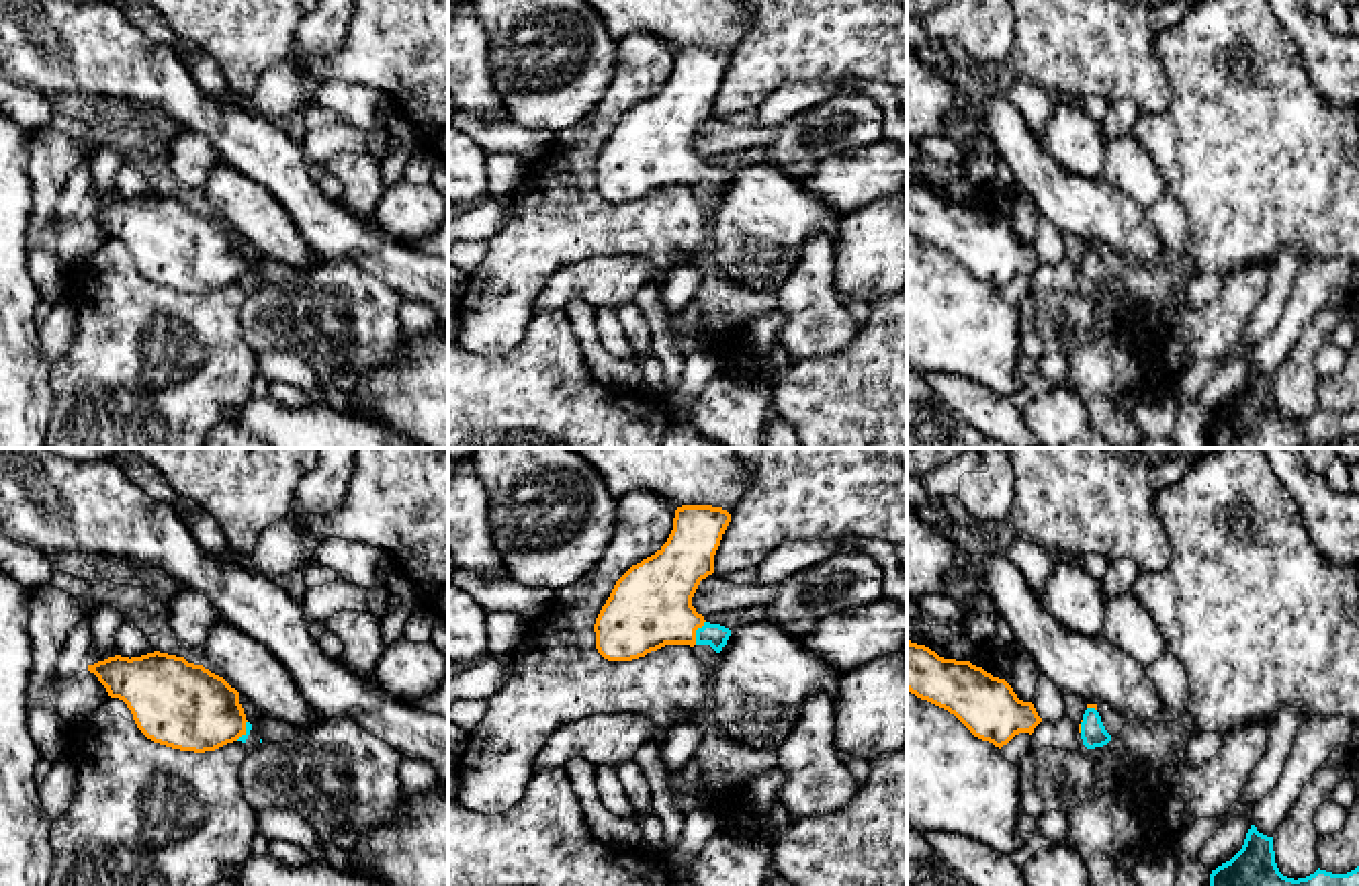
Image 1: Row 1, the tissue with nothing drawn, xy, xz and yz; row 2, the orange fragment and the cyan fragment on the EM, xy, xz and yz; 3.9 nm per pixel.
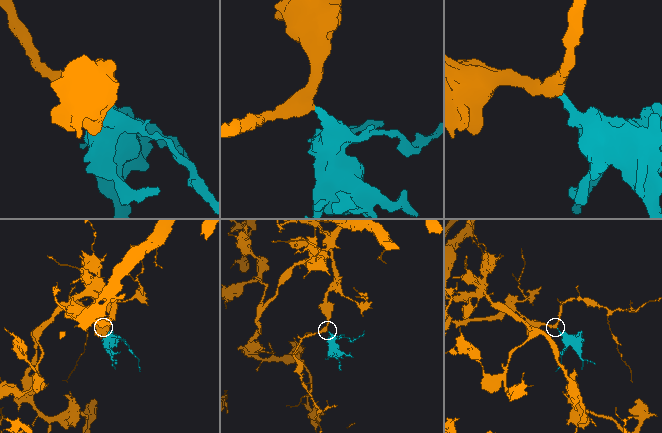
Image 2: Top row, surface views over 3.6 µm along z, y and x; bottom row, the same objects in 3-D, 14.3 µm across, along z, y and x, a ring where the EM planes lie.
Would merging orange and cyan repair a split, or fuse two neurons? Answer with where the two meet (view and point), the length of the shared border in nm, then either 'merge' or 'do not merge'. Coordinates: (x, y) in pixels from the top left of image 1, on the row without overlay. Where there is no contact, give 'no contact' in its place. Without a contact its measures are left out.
contact xz (694, 174); length 100 nm; merge

